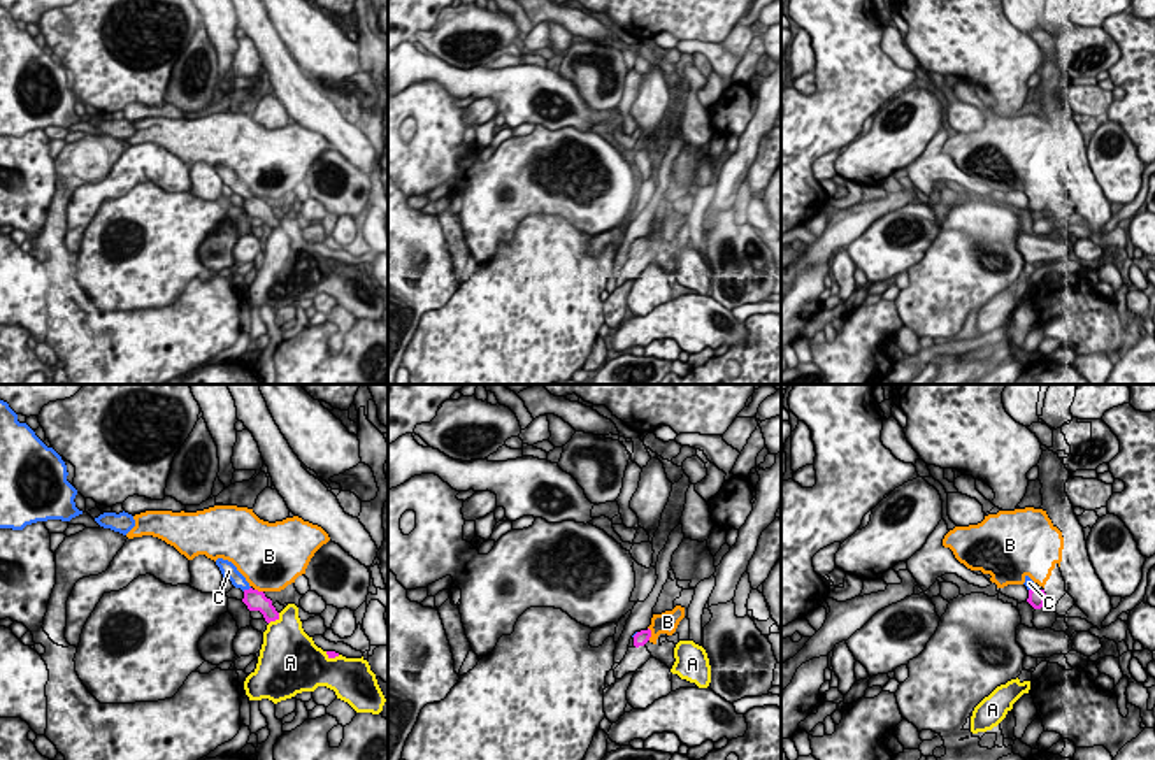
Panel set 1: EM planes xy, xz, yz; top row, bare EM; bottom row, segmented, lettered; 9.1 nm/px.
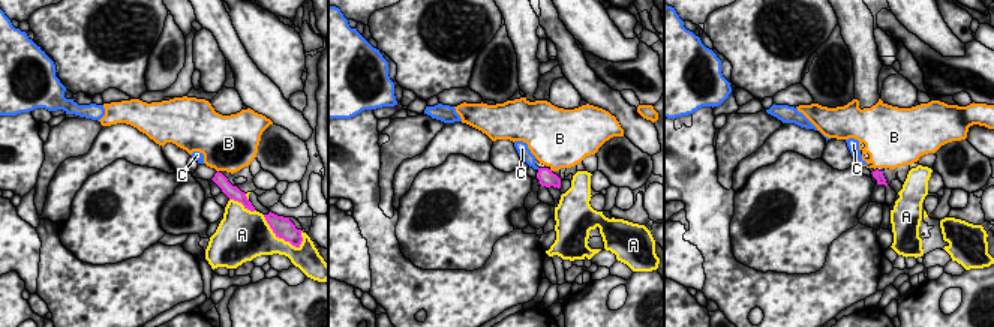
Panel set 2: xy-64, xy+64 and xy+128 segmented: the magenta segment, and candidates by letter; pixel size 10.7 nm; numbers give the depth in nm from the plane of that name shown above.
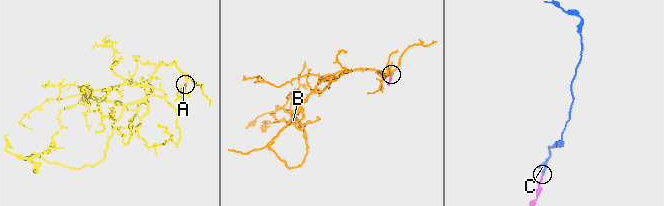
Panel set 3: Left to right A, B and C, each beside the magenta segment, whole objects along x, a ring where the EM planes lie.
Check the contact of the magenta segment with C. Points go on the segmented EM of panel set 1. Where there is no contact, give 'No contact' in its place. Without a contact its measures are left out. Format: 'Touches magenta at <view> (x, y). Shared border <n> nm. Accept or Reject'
Touches magenta at xy (246, 590). Shared border 90 nm. Accept

